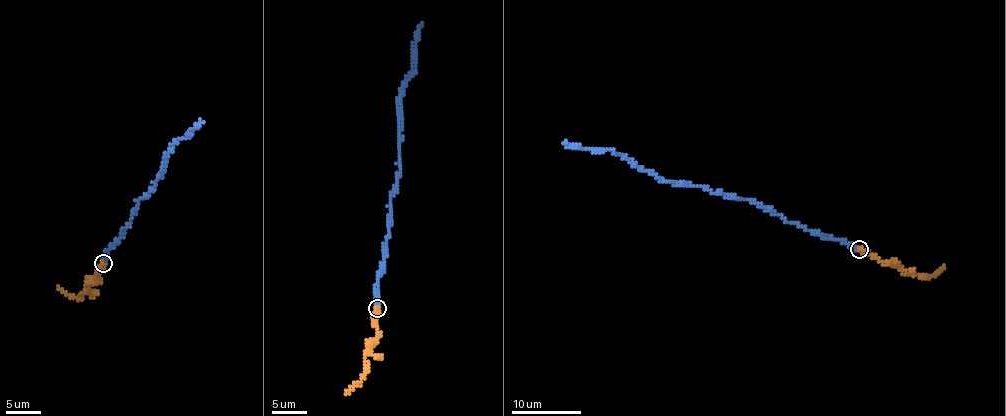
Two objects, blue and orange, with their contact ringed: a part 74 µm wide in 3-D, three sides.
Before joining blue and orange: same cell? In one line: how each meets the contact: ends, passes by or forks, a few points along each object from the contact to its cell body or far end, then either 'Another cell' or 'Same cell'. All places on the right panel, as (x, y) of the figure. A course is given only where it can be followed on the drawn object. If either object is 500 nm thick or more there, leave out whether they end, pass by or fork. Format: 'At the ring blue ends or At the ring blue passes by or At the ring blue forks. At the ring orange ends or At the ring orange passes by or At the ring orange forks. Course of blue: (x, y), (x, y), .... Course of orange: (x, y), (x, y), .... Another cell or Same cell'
At the ring blue ends. At the ring orange ends. Course of blue: (859, 249), (789, 223), (750, 200), (662, 182), (610, 150), (581, 149), (563, 142). Course of orange: (859, 249), (884, 262), (895, 263), (911, 274), (933, 277), (945, 266). Same cell

